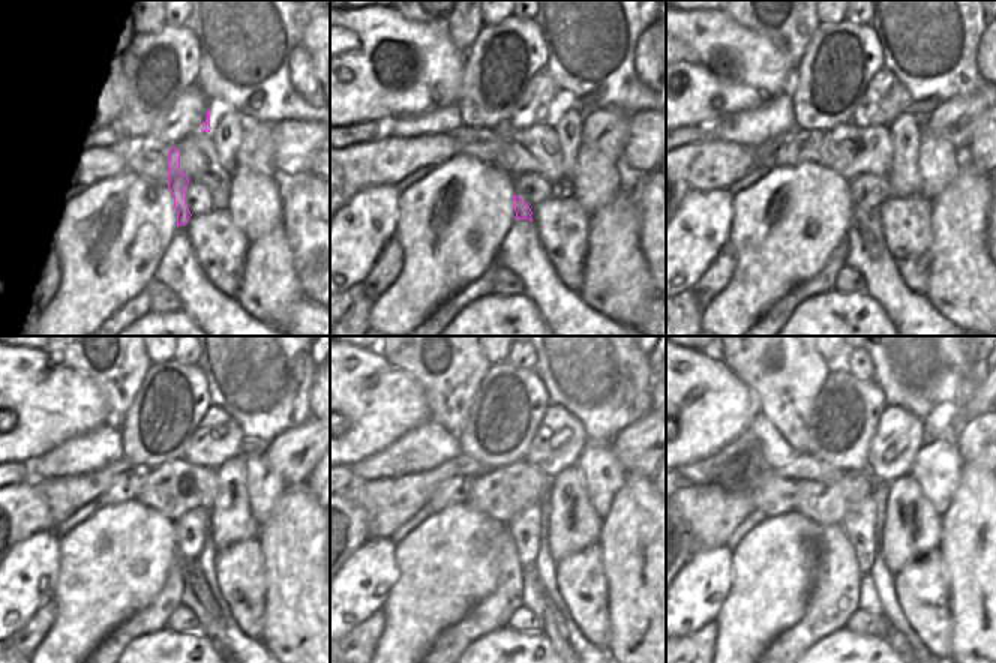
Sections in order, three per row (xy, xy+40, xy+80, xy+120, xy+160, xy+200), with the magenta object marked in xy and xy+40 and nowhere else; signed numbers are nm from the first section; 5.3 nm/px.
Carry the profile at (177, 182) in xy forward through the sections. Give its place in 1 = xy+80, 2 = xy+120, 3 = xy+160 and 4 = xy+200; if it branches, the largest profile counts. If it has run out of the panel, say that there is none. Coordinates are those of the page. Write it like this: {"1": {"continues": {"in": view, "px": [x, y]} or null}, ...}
{"1": {"continues": {"in": "xy+80", "px": [863, 221]}}, "2": {"continues": {"in": "xy+120", "px": [192, 569]}}, "3": {"continues": {"in": "xy+160", "px": [554, 627]}}, "4": {"continues": {"in": "xy+200", "px": [894, 638]}}}

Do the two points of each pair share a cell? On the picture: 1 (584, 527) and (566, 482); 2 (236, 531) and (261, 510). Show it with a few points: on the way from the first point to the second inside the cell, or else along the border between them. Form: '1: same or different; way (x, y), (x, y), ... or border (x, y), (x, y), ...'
1: same; way (579, 515), (579, 495), (576, 492)
2: different; border (245, 482), (251, 516), (260, 528)

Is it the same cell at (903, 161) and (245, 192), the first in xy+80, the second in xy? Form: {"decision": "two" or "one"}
{"decision": "two"}

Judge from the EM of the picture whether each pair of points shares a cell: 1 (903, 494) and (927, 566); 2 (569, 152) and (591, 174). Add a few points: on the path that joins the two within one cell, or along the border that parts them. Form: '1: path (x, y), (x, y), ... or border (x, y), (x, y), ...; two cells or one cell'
1: border (938, 548), (908, 563), (894, 575); two cells
2: border (581, 146), (576, 168), (566, 185); two cells

